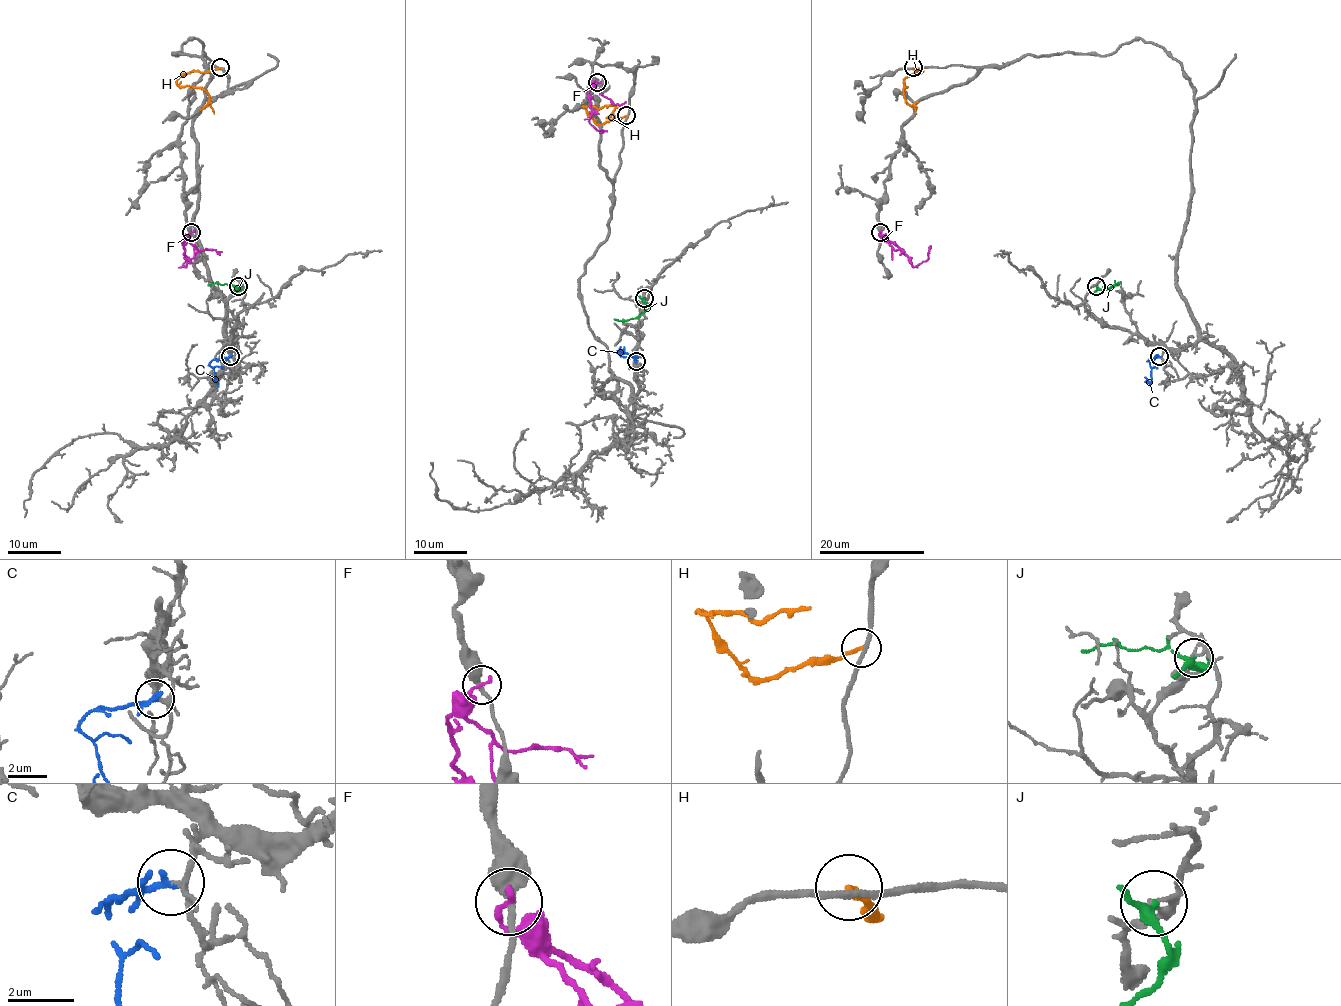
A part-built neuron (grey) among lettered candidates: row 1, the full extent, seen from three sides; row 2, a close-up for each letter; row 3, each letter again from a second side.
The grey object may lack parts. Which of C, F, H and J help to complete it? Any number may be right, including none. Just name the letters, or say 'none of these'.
C

